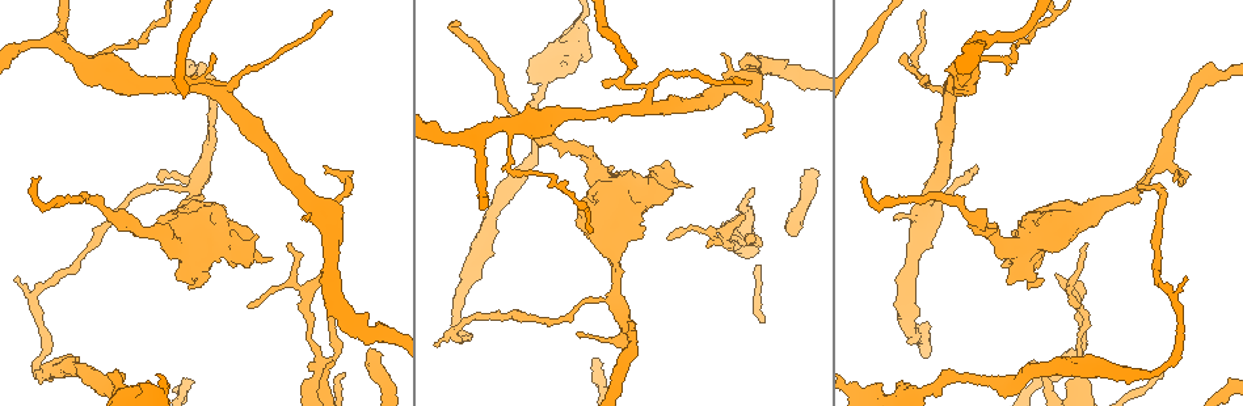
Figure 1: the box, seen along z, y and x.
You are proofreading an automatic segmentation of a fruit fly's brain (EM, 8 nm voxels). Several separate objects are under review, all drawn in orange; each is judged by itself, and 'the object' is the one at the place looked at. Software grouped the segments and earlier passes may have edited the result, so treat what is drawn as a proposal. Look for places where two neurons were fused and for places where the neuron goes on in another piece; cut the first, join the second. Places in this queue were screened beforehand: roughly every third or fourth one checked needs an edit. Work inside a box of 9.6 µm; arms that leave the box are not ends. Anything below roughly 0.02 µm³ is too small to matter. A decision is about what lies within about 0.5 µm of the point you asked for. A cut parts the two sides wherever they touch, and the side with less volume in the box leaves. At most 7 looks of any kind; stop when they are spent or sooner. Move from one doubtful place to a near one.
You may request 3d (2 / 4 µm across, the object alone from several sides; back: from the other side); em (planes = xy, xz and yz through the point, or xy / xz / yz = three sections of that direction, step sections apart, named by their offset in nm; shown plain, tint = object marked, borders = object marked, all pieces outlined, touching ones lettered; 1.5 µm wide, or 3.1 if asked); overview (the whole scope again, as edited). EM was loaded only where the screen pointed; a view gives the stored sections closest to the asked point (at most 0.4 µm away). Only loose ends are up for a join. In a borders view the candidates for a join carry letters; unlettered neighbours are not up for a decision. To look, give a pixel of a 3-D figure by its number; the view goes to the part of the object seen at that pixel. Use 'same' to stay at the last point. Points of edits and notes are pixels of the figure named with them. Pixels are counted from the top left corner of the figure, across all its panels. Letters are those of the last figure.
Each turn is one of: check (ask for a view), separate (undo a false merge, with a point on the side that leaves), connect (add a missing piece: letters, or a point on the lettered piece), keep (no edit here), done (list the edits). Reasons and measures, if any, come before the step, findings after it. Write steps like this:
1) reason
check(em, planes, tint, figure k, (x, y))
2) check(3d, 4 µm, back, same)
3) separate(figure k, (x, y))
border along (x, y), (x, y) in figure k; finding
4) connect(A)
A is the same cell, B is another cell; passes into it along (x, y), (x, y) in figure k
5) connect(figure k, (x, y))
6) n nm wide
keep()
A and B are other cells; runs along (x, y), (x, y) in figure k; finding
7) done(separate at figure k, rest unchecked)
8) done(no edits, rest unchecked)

check(3d, 2 µm, figure 1, (862, 179))

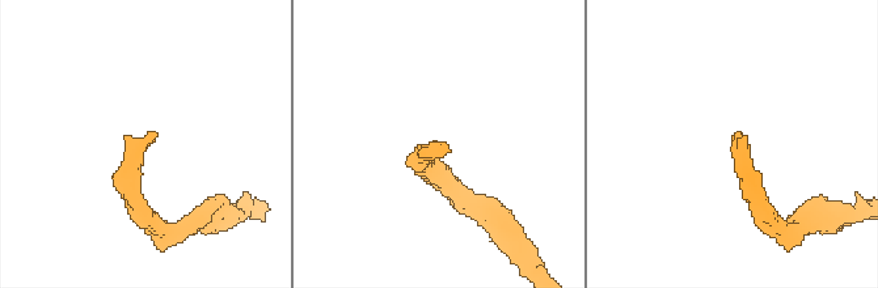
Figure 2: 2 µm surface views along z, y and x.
check(em, planes, plain, figure 2, (150, 133))

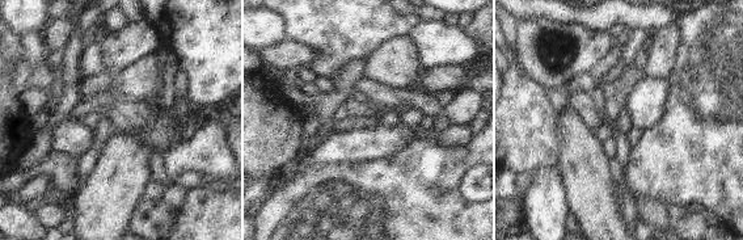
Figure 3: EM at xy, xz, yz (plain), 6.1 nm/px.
what lies round it
check(em, planes, borders, same)

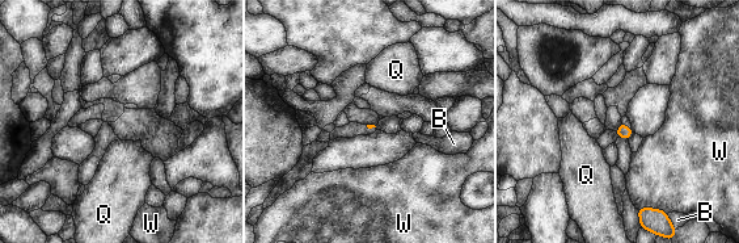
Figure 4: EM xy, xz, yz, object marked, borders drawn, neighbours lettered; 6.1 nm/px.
keep()
B, Q and W are other cells; border along (634, 133), (628, 139) in figure 4; none of them fits

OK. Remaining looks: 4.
free end
check(3d, 2 µm, back, figure 1, (326, 165))

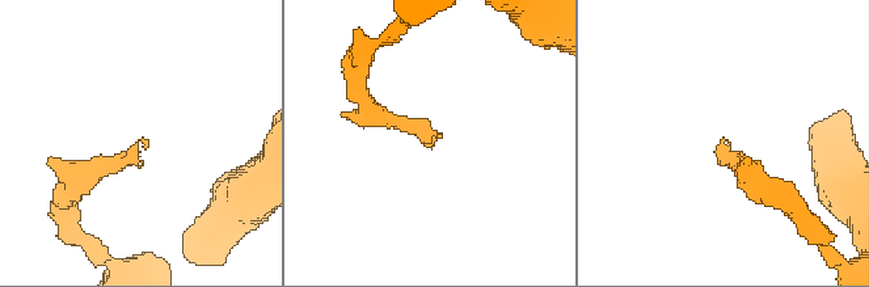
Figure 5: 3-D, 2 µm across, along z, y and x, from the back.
need the tissue
check(em, planes, borders, figure 5, (721, 144))

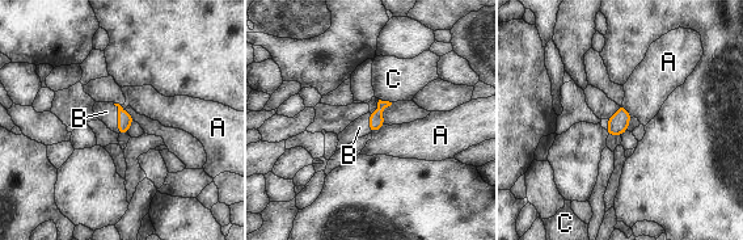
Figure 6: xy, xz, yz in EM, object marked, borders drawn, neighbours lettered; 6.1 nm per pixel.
B touches over 190 nm
connect(B)
B is the same cell, A and C are other cells; passes into it along (125, 120), (118, 118), (106, 112) in figure 6; it goes on there

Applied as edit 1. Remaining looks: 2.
stops while still wide
check(em, planes, borders, figure 1, (272, 257))

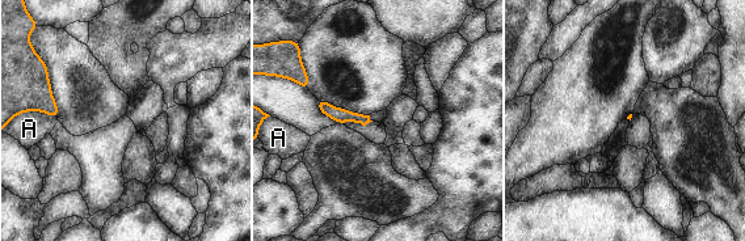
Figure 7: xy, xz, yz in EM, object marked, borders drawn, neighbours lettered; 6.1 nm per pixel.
A touches over 140 nm
keep()
A is another cell; border along (36, 110), (45, 111), (57, 118) in figure 7; no lettered piece goes on from it

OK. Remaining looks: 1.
done(connect at figure 6, rest unchecked)

